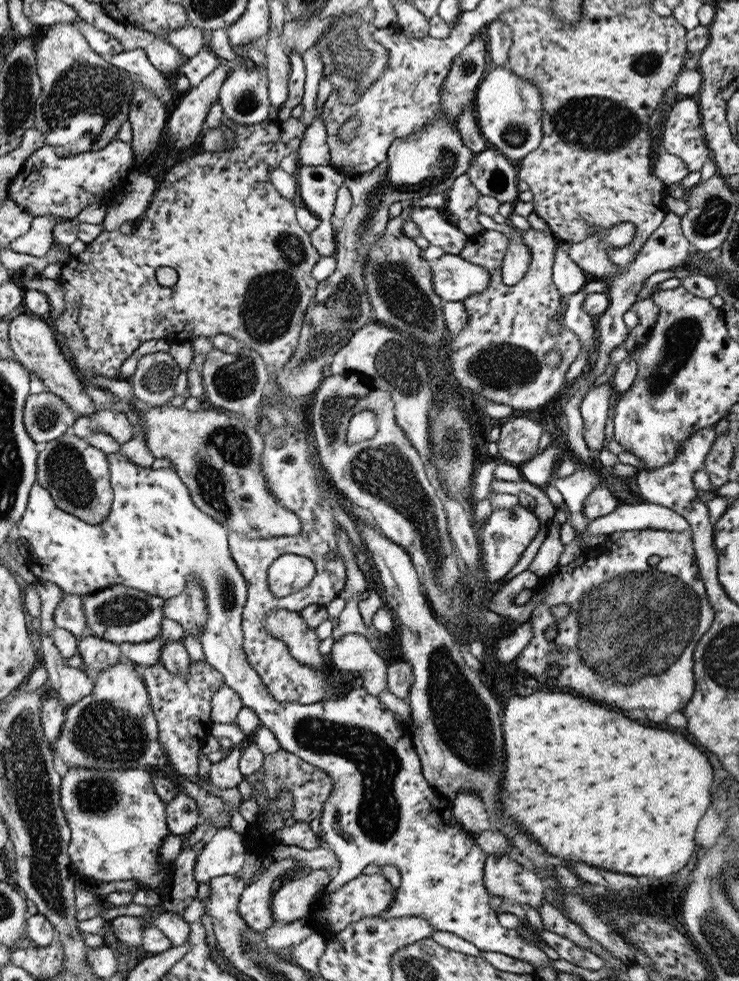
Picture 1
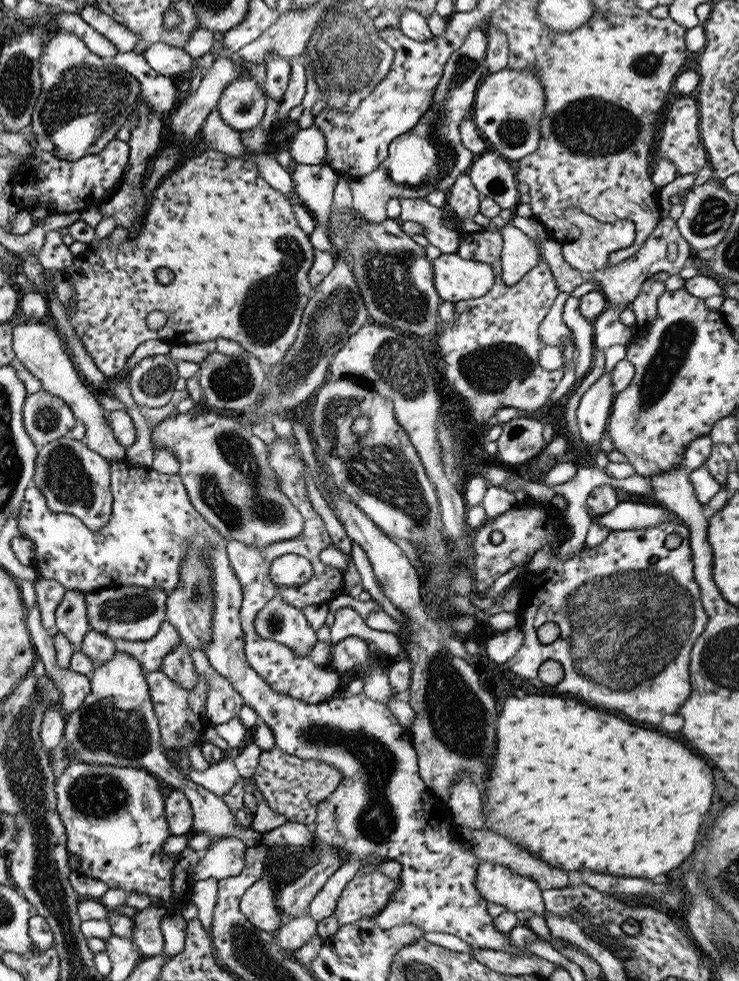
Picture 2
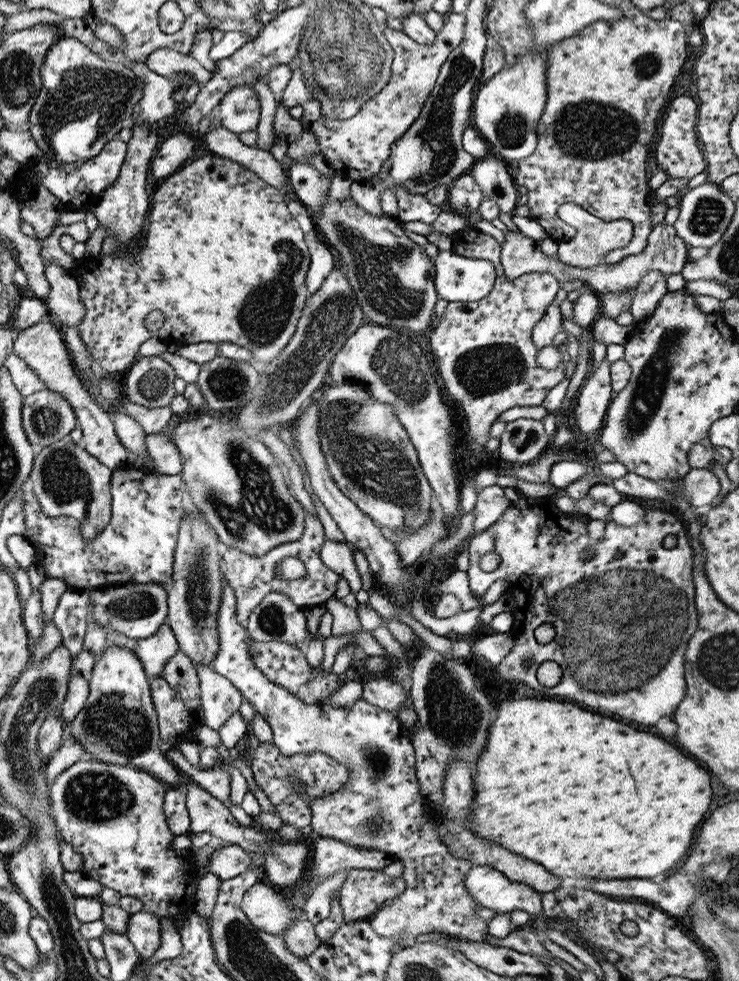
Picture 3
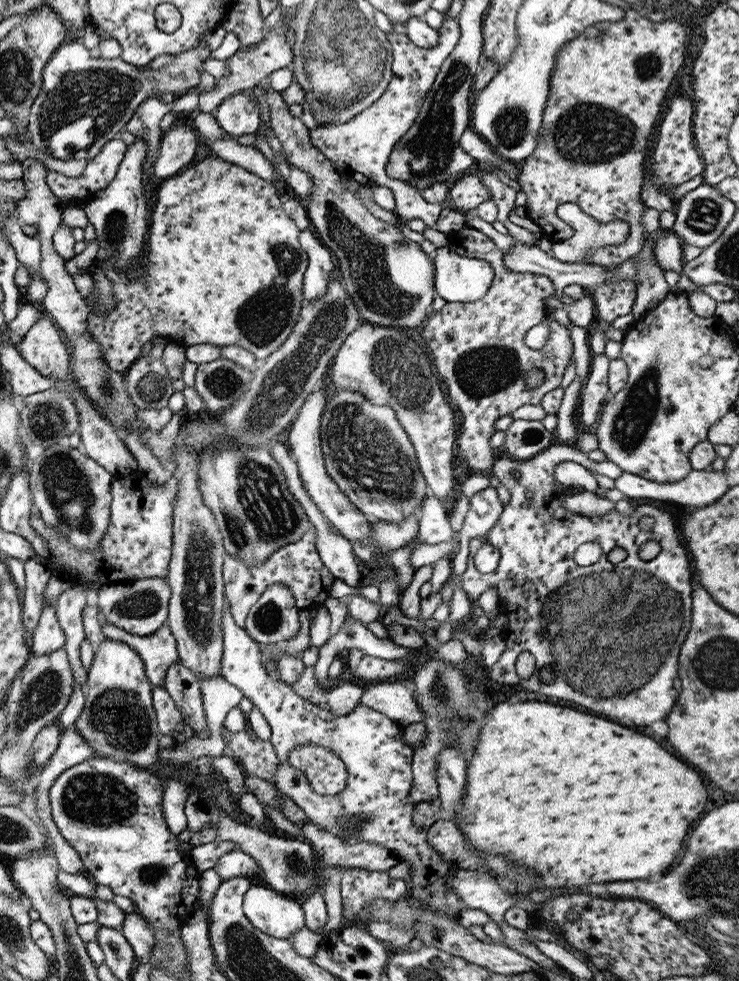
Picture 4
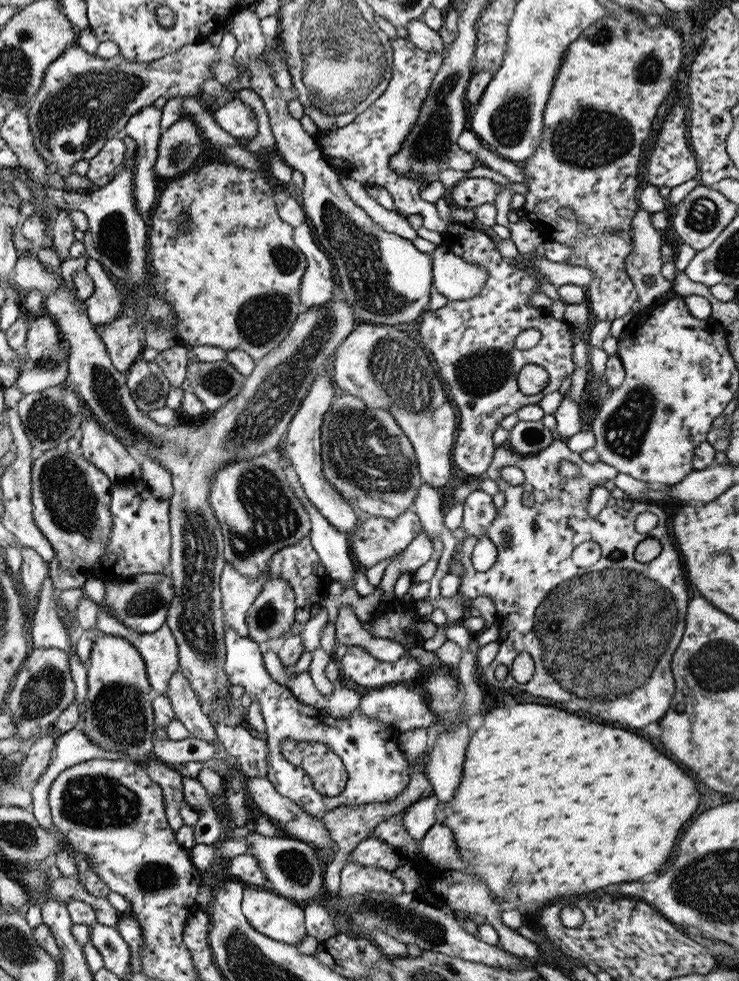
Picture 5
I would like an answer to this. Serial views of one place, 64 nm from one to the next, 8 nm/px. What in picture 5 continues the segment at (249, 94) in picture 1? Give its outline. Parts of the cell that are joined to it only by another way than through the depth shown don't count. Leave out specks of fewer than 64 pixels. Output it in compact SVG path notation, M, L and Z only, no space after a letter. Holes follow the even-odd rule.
M234 98L225 106L212 110L212 116L224 132L241 143L250 141L255 137L257 120L253 110L241 100Z

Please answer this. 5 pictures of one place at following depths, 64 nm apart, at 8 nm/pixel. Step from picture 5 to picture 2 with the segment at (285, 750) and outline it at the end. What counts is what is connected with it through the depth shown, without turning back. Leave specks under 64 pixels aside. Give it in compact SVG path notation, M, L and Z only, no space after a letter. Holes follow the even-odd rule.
M275 745L260 751L257 766L252 774L255 788L260 791L273 812L285 816L289 823L306 825L314 822L316 806L335 790L341 777L330 764L316 759L296 758Z

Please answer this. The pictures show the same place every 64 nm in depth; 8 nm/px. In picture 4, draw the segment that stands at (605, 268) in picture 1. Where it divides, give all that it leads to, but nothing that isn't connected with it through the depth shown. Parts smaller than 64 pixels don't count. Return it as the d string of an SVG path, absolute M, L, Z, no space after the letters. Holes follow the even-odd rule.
M567 203L556 209L556 216L574 229L571 245L556 246L551 255L558 261L567 263L590 262L599 250L613 244L621 244L628 235L629 225L615 221L607 224L597 224L591 216L581 212L575 204Z

